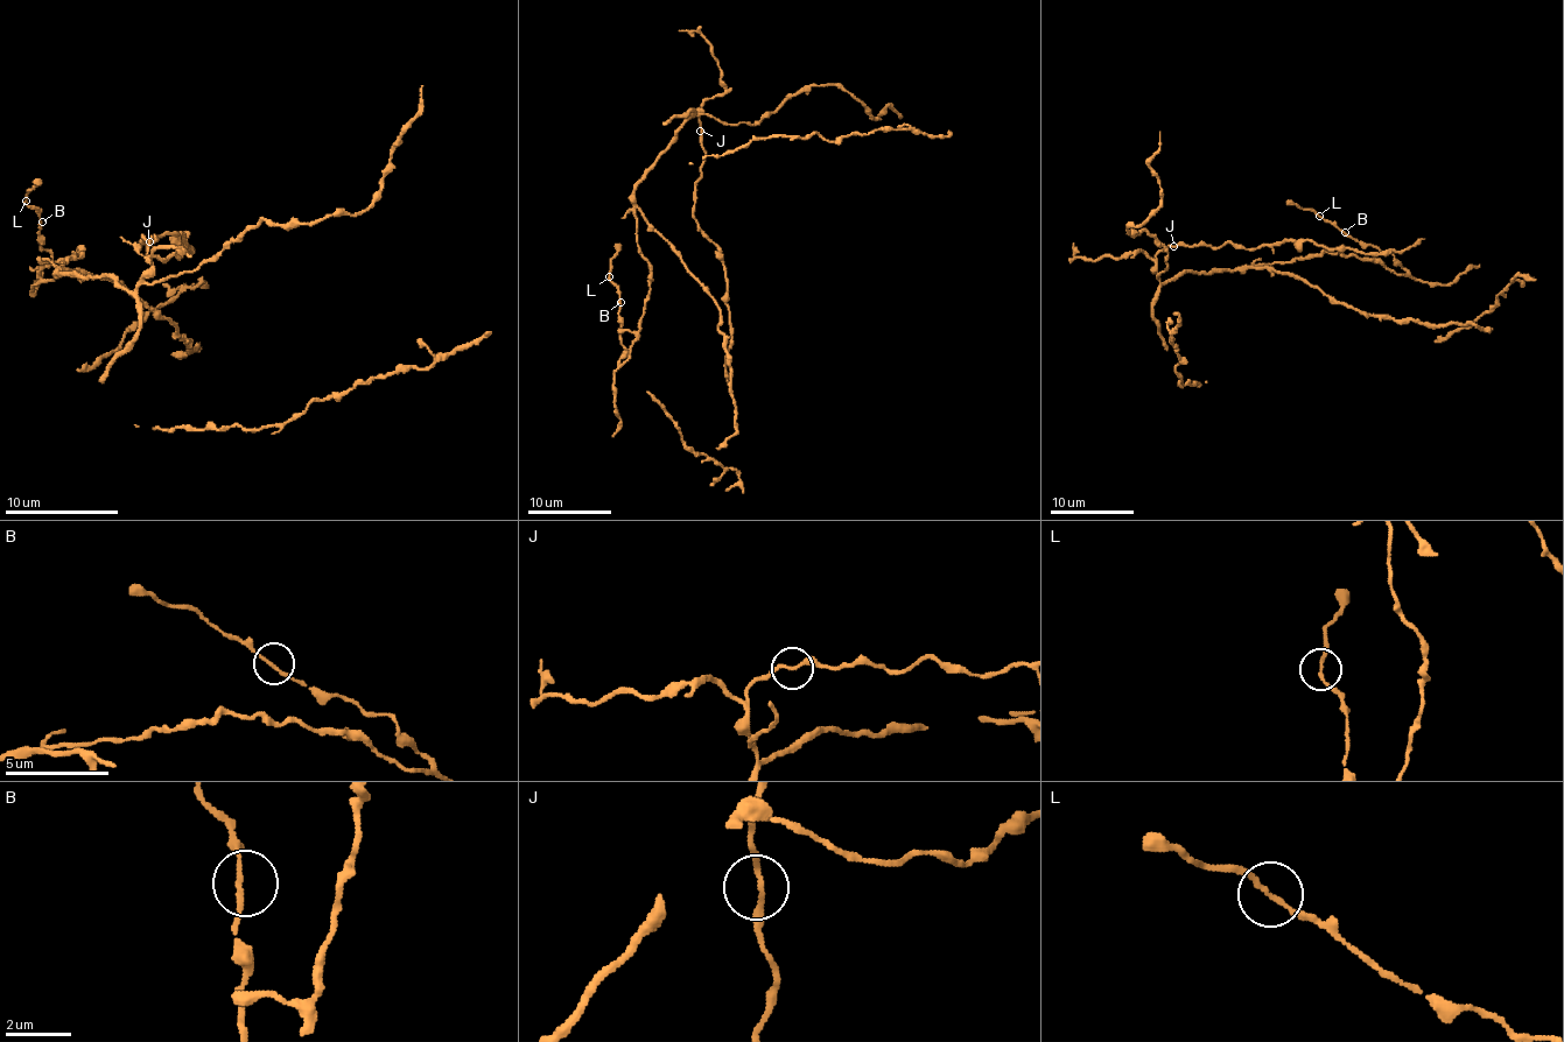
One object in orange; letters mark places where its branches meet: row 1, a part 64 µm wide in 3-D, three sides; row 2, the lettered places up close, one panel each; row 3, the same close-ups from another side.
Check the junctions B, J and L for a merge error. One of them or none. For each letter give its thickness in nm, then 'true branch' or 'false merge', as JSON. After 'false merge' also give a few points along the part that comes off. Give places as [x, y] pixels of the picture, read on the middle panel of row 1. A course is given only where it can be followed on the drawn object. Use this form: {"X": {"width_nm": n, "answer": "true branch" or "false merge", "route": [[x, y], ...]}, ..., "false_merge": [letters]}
{"B": {"width_nm": 150, "answer": "true branch"}, "J": {"width_nm": 150, "answer": "true branch"}, "L": {"width_nm": 140, "answer": "true branch"}, "false_merge": []}

